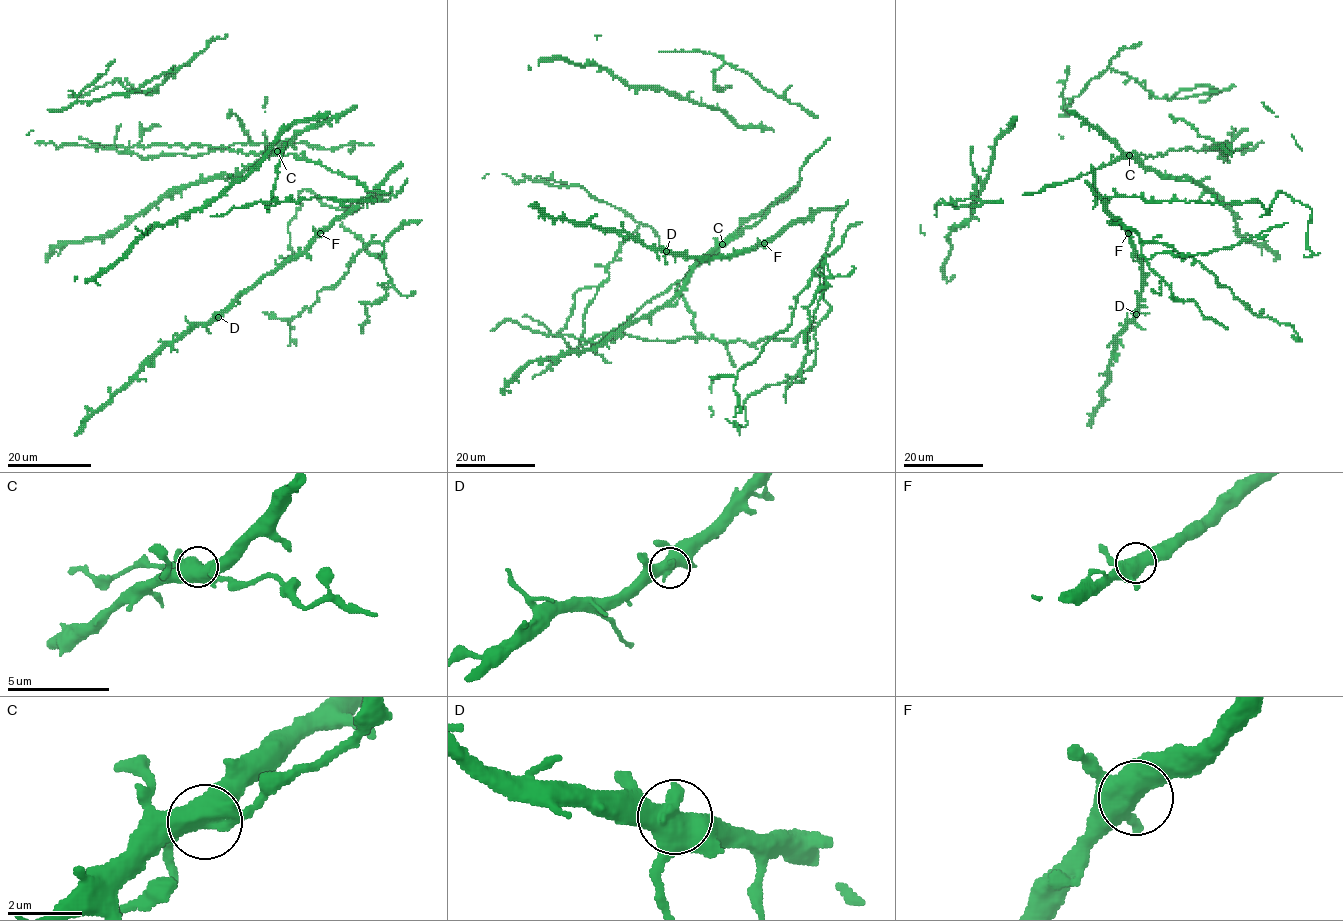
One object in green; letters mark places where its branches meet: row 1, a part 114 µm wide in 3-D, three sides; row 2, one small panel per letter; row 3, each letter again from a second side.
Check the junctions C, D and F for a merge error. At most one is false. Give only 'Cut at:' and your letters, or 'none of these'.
Cut at: none of these

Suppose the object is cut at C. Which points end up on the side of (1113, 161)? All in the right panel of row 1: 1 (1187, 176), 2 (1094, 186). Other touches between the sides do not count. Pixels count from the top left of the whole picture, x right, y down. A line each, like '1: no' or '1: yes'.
1: no
2: no

